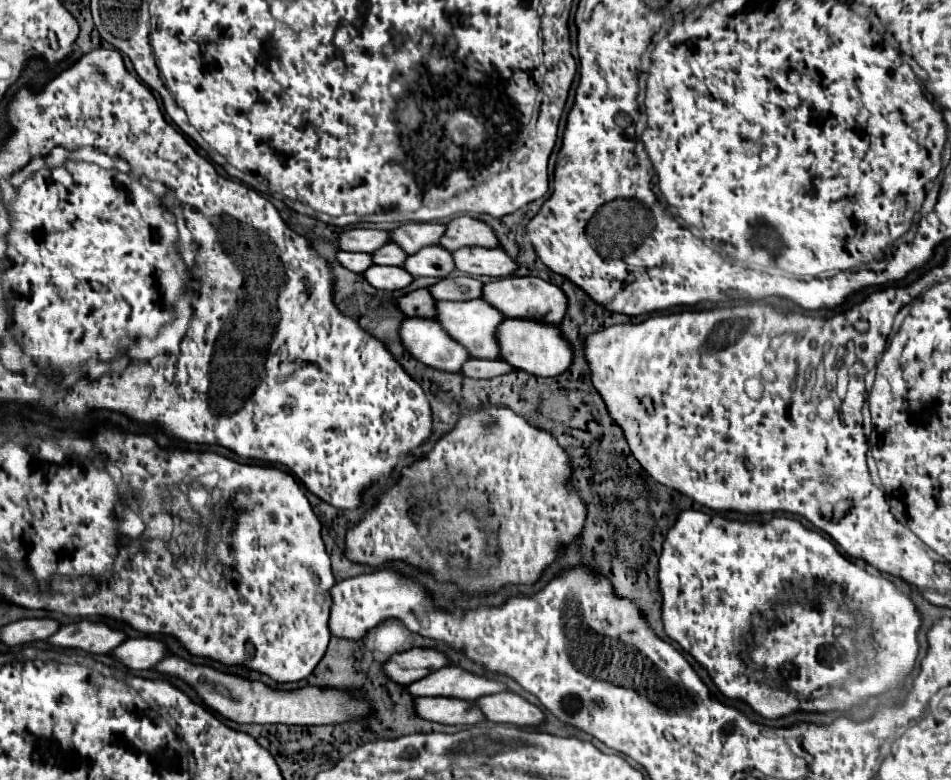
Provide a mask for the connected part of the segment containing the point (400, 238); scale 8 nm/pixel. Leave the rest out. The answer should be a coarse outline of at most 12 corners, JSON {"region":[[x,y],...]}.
{"region":[[404,223],[390,231],[390,241],[412,255],[434,245],[442,223]]}

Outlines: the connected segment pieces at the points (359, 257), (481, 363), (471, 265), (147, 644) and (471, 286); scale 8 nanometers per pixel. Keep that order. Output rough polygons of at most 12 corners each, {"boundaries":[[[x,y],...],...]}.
{"boundaries":[[[338,251],[344,269],[364,273],[372,265],[368,253]],[[470,359],[460,375],[492,379],[510,373],[504,361]],[[498,247],[452,253],[458,271],[508,277],[516,263]],[[126,639],[110,655],[132,671],[152,669],[166,655],[158,639]],[[446,277],[428,287],[434,299],[480,297],[474,277]]]}

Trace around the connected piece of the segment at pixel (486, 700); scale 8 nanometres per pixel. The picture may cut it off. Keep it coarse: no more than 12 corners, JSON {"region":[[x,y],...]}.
{"region":[[510,691],[474,703],[486,721],[540,725],[536,705]]}

